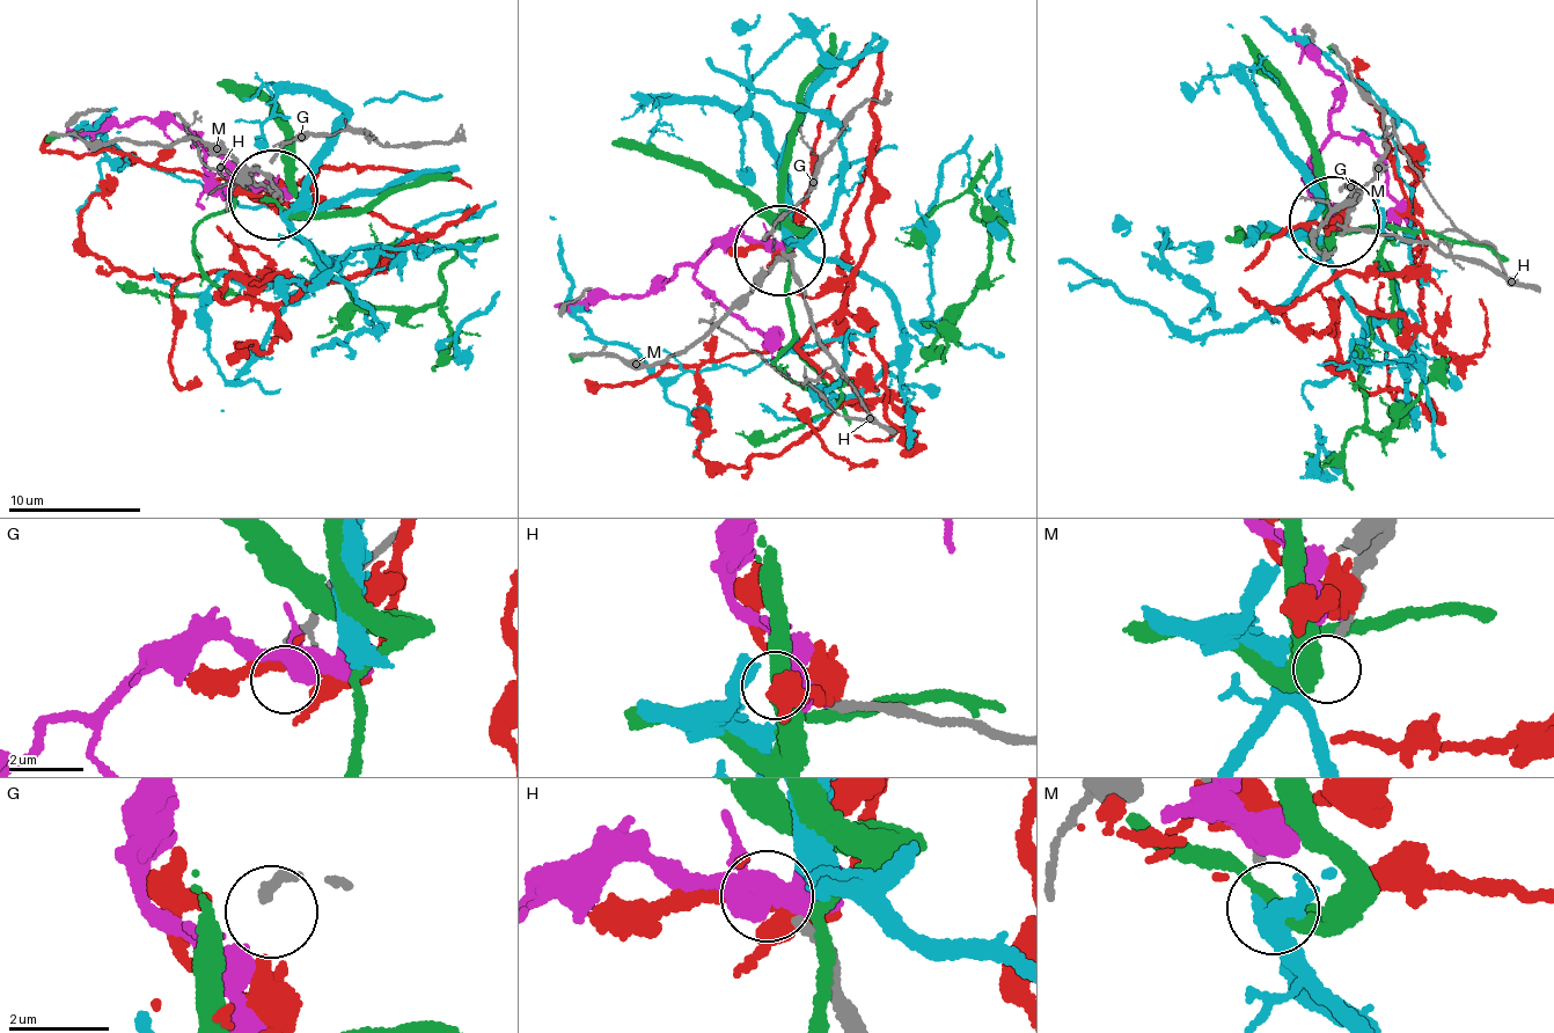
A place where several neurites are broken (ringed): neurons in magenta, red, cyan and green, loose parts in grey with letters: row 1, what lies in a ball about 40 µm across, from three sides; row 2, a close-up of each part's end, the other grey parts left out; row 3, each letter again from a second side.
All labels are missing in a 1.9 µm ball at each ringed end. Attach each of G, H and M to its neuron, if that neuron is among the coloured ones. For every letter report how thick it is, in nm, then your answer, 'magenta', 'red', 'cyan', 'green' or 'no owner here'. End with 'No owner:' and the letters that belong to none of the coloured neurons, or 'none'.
G: calibre 200 nm; no owner here
H: calibre 240 nm; no owner here
M: calibre 220 nm; no owner here
No owner: G, H, M

